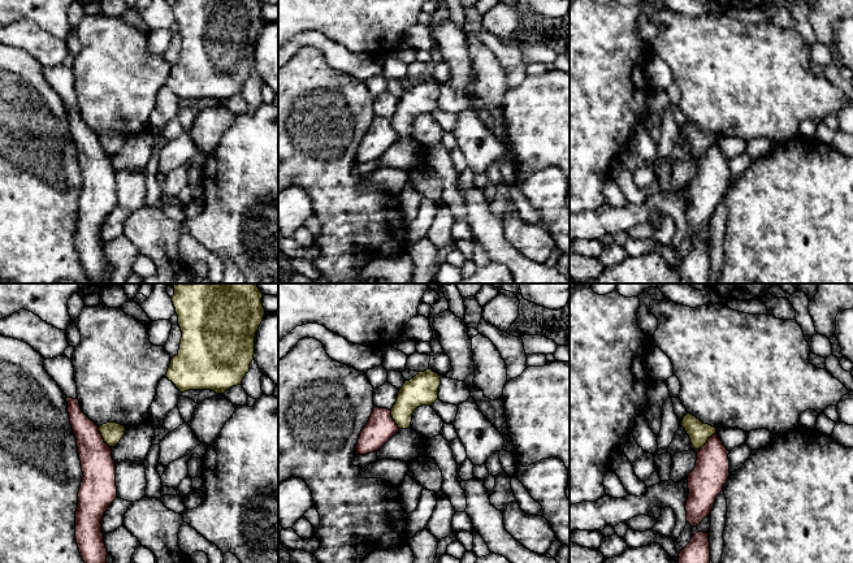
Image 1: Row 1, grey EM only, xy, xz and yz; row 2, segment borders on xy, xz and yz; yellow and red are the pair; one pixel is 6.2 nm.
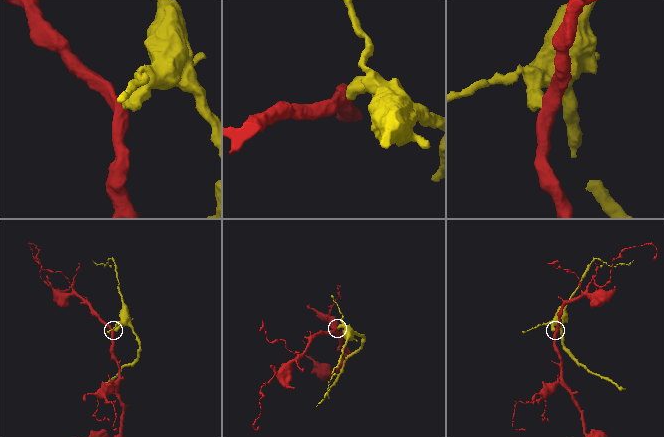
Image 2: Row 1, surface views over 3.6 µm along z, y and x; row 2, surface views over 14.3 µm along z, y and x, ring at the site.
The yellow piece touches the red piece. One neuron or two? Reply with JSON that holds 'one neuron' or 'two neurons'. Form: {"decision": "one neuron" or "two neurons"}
{"decision": "two neurons"}

